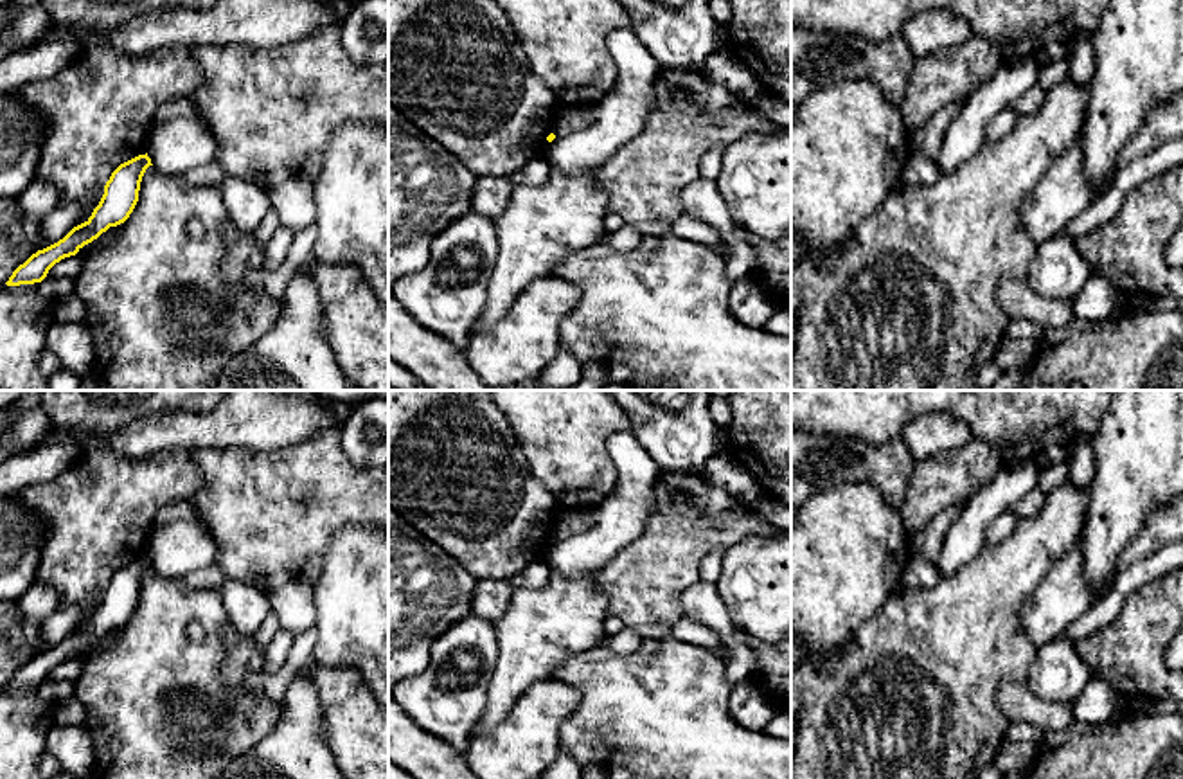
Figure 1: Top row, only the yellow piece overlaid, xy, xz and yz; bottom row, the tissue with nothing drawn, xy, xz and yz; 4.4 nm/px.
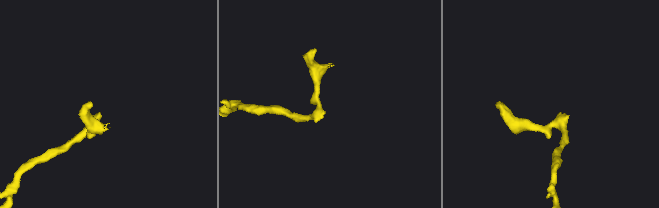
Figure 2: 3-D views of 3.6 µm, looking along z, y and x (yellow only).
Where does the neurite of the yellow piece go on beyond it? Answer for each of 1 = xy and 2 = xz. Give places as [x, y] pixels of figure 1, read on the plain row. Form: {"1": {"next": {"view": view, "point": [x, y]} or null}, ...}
{"1": {"next": null}, "2": {"next": null}}

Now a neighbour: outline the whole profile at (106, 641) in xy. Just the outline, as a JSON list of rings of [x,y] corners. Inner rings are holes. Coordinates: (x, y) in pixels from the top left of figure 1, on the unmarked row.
[[[110,630],[97,642],[93,642],[92,646],[84,648],[83,651],[79,651],[79,655],[76,657],[76,660],[79,660],[81,664],[84,664],[86,660],[90,660],[92,657],[95,657],[97,653],[102,653],[102,651],[110,649],[115,642],[117,642],[117,631]]]

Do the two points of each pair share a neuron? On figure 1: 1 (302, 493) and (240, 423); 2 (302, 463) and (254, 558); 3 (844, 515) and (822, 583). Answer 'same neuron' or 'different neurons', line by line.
1: different neurons
2: same neuron
3: same neuron

